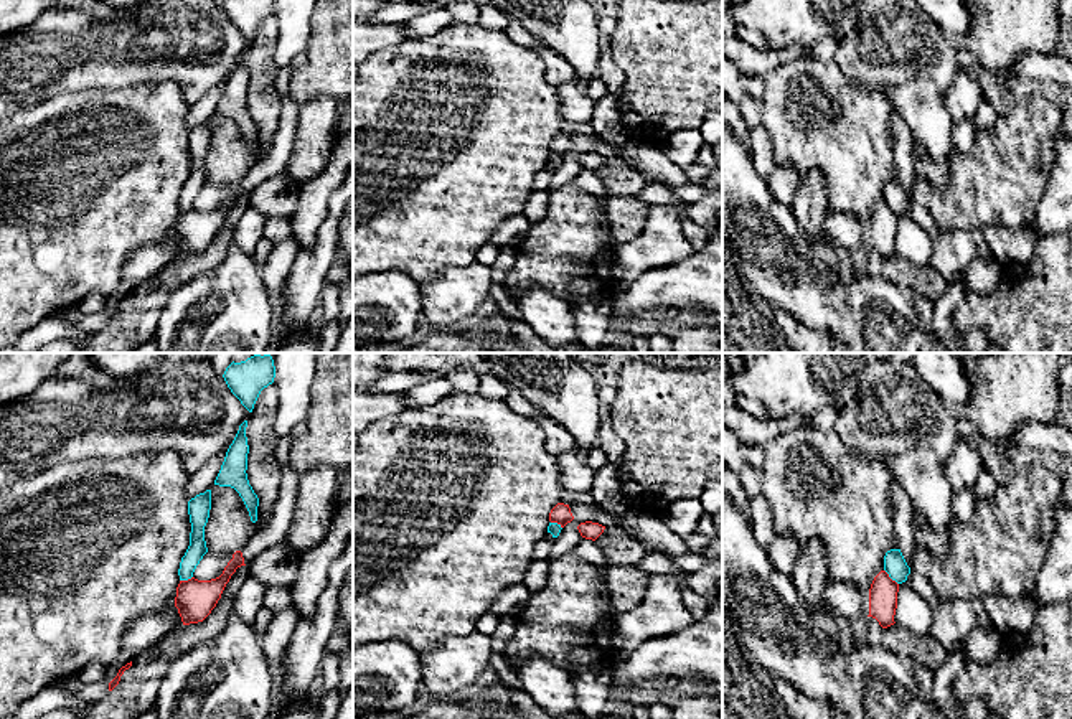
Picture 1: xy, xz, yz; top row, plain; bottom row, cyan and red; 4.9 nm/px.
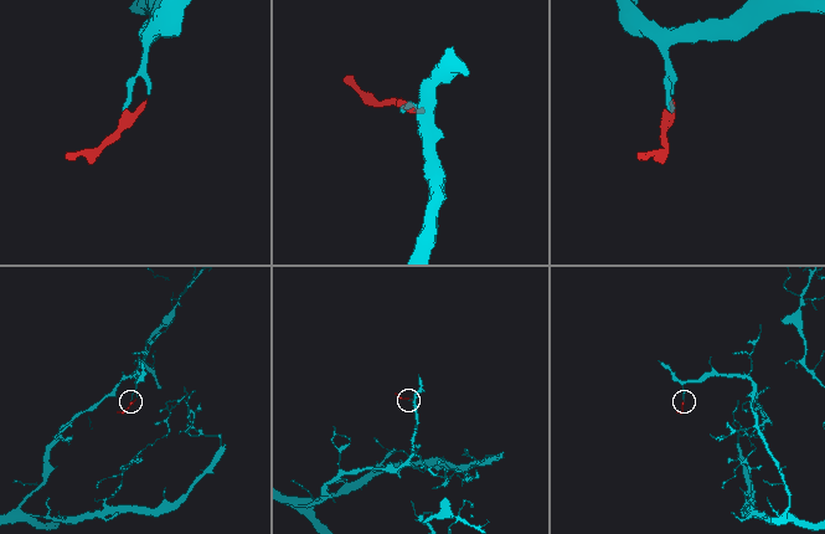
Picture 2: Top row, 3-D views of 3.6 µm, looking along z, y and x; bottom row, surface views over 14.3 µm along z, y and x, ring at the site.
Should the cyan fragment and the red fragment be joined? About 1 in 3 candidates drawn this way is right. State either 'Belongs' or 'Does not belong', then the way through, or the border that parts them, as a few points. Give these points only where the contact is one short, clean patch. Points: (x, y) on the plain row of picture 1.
Belongs. Path across: yz (894, 195), (891, 208), (883, 226)

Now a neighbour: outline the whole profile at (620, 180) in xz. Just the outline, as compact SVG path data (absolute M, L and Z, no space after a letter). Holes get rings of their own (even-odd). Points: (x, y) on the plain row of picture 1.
M615 155L605 157L595 173L604 180L607 196L633 198L648 183L638 170L632 168L623 158Z

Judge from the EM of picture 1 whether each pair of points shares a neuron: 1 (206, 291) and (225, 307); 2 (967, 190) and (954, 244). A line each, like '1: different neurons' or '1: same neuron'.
1: same neuron
2: different neurons

